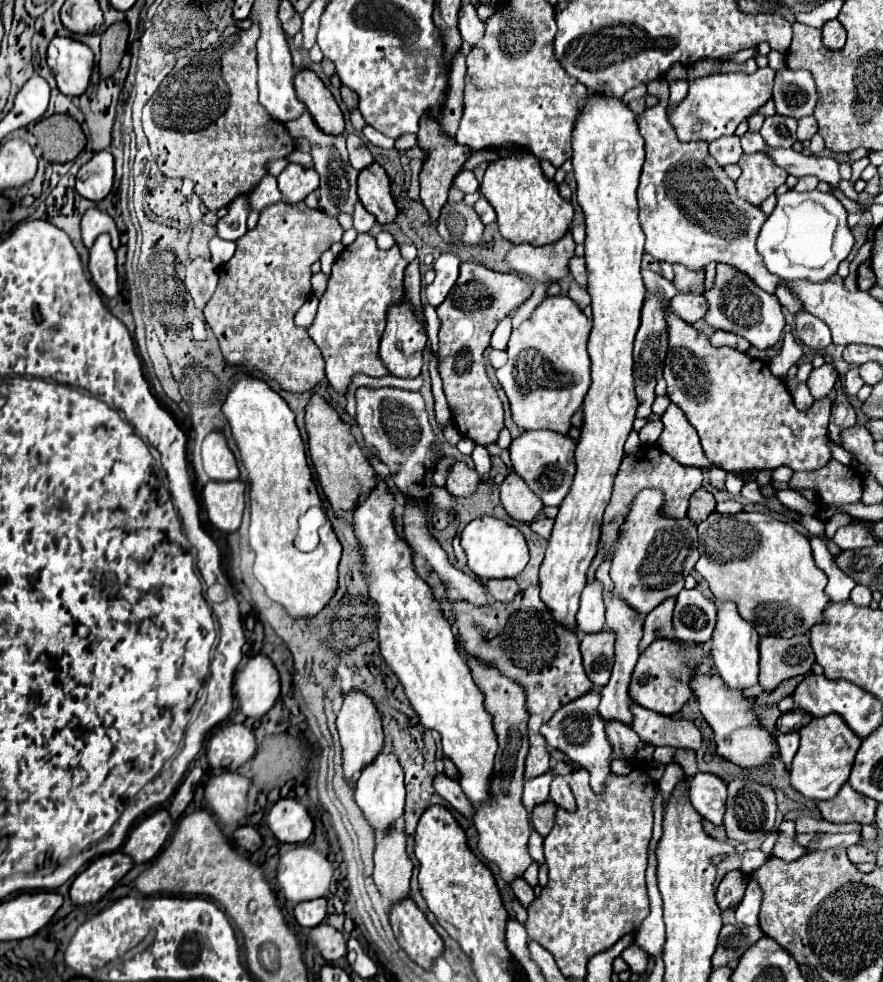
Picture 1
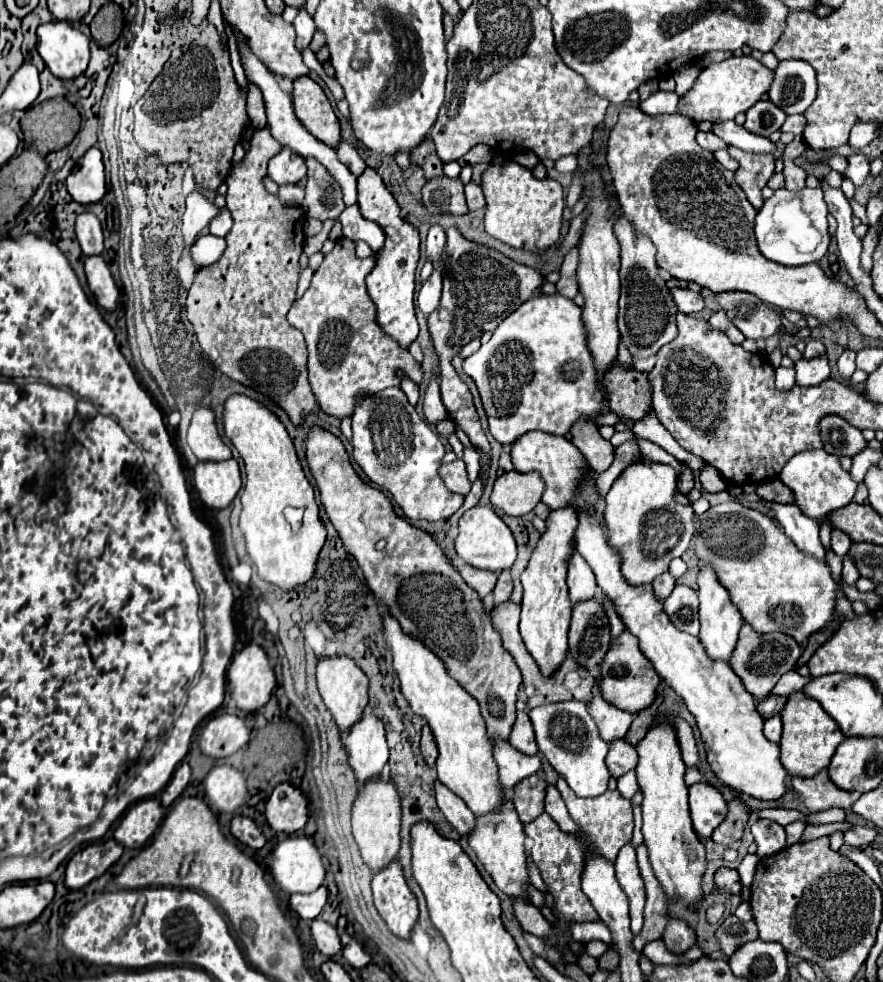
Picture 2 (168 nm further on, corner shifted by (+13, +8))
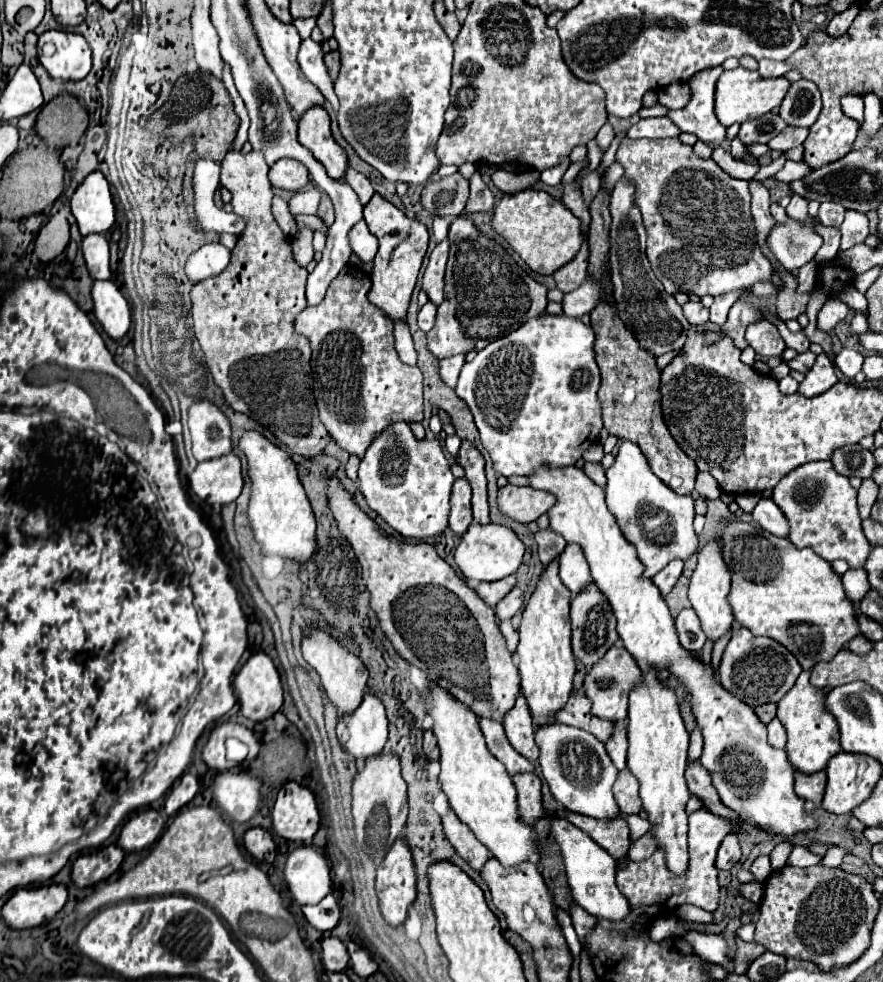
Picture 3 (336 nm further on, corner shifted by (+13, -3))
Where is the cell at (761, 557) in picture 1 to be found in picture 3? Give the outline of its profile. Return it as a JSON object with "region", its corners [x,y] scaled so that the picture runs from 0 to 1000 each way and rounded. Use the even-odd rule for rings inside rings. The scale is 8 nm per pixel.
{"region":[[[815,530],[813,540],[818,568],[829,585],[824,615],[831,621],[831,629],[854,648],[867,648],[883,654],[904,670],[906,678],[915,682],[926,672],[940,672],[956,656],[974,646],[967,615],[958,609],[951,587],[942,580],[940,572],[922,564],[920,558],[904,560],[895,550],[881,550],[872,542],[838,530]]]}

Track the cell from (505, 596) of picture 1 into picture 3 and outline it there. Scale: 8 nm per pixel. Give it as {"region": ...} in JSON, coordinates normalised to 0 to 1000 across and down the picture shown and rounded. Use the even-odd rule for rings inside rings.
{"region":[[[580,599],[580,601],[564,613],[564,617],[559,619],[559,621],[562,621],[562,627],[569,629],[569,631],[571,631],[571,629],[580,629],[580,627],[589,621],[591,613],[593,613],[593,607],[591,607],[589,599]]]}

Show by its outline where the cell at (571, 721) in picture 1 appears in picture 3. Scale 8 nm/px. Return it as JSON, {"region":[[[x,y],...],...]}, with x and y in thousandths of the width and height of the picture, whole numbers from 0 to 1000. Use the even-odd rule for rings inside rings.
{"region":[[[625,735],[607,741],[607,758],[612,760],[609,776],[614,780],[616,794],[632,817],[636,817],[648,827],[670,833],[691,833],[700,829],[700,819],[693,811],[693,798],[700,784],[677,752],[664,743]]]}

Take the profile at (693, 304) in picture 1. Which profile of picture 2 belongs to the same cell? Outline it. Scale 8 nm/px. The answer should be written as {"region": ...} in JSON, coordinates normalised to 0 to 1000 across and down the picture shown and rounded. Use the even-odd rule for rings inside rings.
{"region":[[[761,294],[761,302],[768,311],[768,317],[770,319],[790,319],[797,315],[797,304],[793,298],[786,298],[781,294]]]}

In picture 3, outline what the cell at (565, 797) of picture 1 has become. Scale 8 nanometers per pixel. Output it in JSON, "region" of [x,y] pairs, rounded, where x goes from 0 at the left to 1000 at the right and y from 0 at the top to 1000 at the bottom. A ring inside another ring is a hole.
{"region":[[[623,833],[623,845],[634,862],[636,876],[641,880],[643,890],[643,902],[648,906],[648,914],[652,921],[657,921],[666,931],[680,935],[680,937],[693,937],[704,939],[713,931],[713,921],[709,919],[709,912],[698,902],[698,876],[677,862],[666,849],[661,849],[657,843],[652,843],[648,837],[639,833]]]}

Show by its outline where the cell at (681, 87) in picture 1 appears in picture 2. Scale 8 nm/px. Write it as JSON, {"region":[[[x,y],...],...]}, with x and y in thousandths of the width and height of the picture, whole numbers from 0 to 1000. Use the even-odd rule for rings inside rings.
{"region":[[[743,93],[732,103],[725,103],[725,111],[732,113],[734,117],[754,117],[754,115],[761,117],[768,111],[768,97]]]}

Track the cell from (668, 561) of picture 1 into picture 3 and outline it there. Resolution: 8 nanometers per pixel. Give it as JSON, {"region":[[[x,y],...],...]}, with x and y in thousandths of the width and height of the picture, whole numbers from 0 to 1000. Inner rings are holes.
{"region":[[[704,450],[695,473],[686,481],[686,515],[698,525],[707,548],[720,558],[723,570],[729,574],[727,589],[743,587],[761,570],[777,572],[793,558],[784,538],[786,509],[761,501],[734,475],[732,464],[718,450]]]}

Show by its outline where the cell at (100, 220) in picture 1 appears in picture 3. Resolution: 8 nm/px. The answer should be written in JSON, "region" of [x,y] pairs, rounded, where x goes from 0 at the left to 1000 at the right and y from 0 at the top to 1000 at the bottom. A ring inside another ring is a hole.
{"region":[[[102,238],[93,242],[93,257],[97,265],[97,273],[104,283],[120,285],[127,281],[125,275],[125,259],[122,259],[122,246],[116,238]]]}

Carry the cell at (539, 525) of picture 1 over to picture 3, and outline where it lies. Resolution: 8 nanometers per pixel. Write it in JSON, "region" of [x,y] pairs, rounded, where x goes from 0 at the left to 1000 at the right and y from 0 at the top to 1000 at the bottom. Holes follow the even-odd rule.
{"region":[[[609,540],[609,542],[605,544],[605,548],[607,548],[607,552],[609,552],[609,564],[612,564],[612,570],[614,570],[616,576],[618,576],[627,566],[632,566],[632,564],[639,560],[639,556],[641,556],[641,552],[636,550],[636,546],[632,546],[632,544],[625,542],[625,540]]]}

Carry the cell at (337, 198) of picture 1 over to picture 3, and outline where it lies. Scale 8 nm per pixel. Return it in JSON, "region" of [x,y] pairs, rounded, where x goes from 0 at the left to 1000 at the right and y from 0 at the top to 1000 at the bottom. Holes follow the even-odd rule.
{"region":[[[365,196],[365,202],[362,202],[362,210],[360,210],[360,220],[365,222],[365,226],[369,230],[374,230],[378,226],[378,212],[374,208],[374,202]]]}

